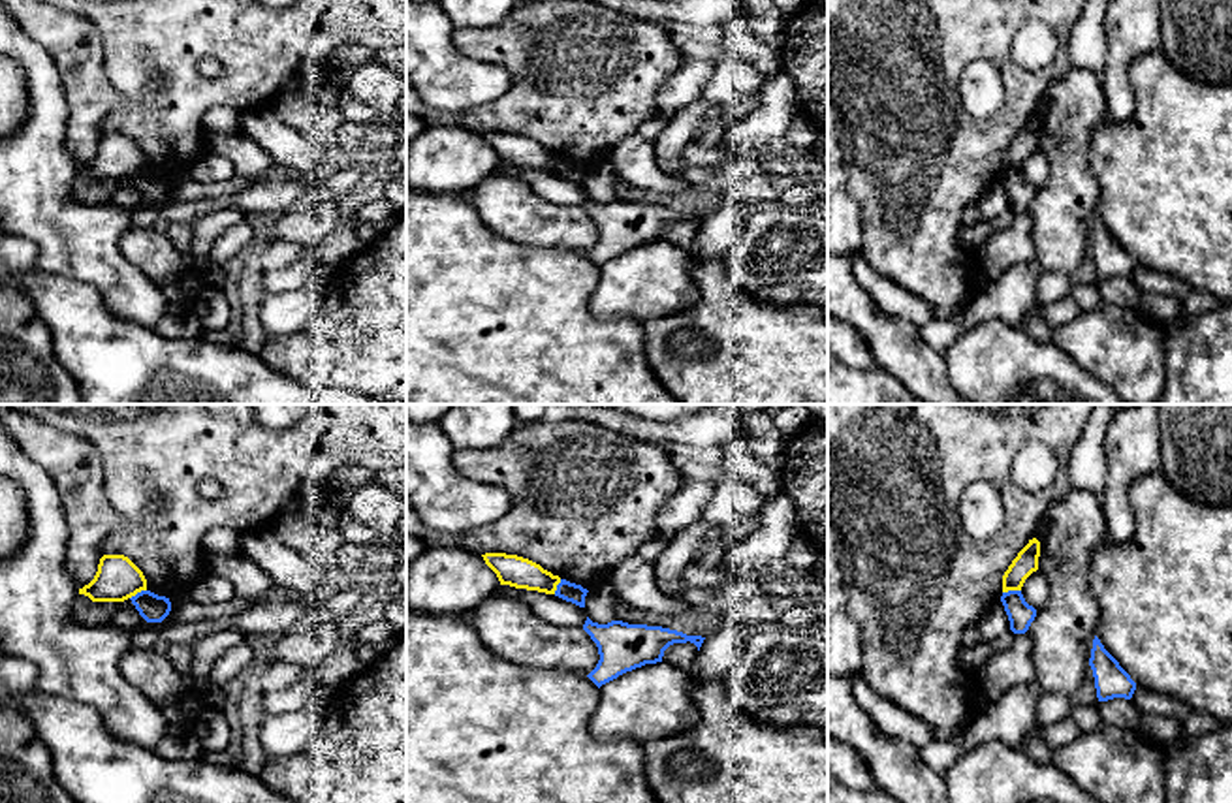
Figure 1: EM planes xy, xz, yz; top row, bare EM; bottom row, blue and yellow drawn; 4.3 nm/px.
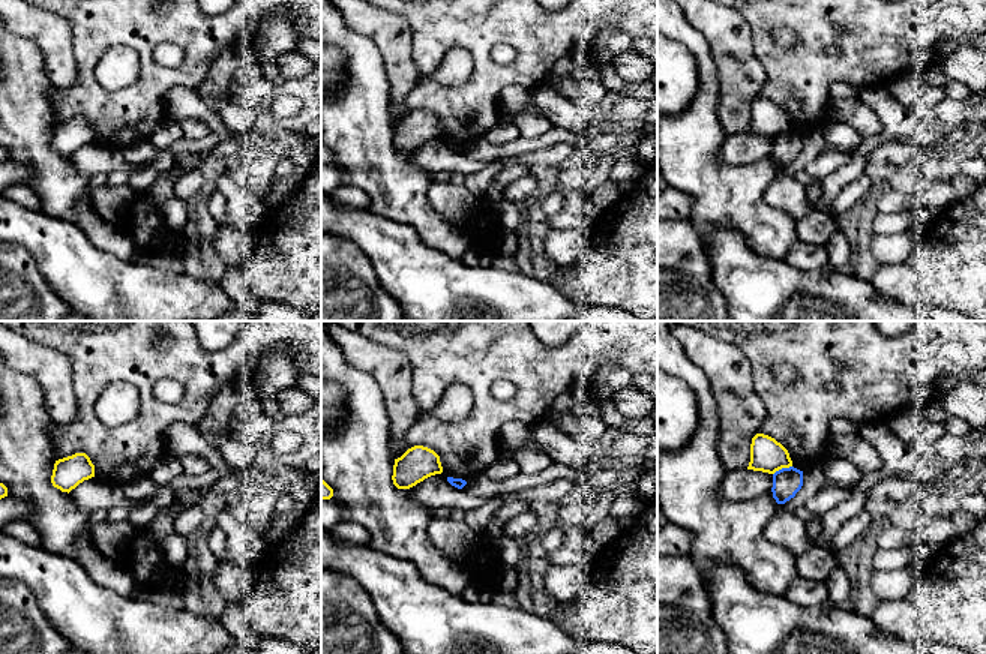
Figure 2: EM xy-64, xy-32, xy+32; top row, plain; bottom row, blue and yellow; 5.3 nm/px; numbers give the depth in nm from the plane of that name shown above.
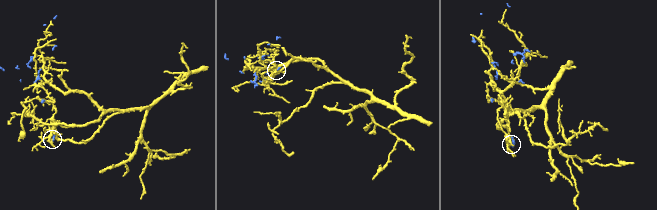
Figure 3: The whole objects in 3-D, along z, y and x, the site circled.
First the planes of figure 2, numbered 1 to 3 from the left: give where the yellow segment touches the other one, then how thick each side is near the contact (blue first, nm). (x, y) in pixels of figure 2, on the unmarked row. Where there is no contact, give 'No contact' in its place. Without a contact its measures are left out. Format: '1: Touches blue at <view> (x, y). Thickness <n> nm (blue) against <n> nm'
1: No contact
2: No contact
3: Touches blue at xy+32 (782, 132). Thickness 160 nm (blue) against 180 nm

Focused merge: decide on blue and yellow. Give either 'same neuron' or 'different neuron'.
different neuron

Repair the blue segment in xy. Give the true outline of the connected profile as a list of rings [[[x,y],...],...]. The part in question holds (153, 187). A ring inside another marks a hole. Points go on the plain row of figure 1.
[[[141,169],[130,179],[147,201],[162,201],[171,190],[169,177],[158,175],[150,169]]]

